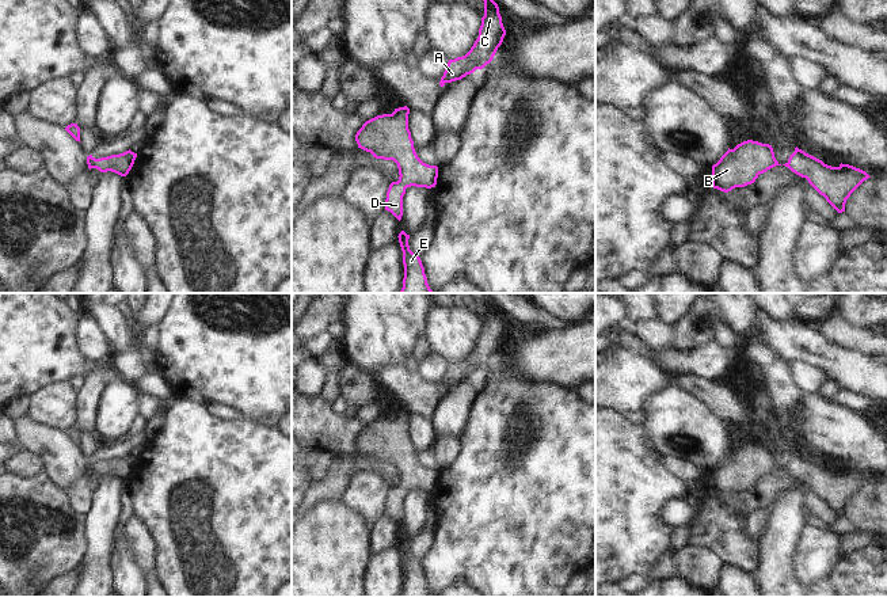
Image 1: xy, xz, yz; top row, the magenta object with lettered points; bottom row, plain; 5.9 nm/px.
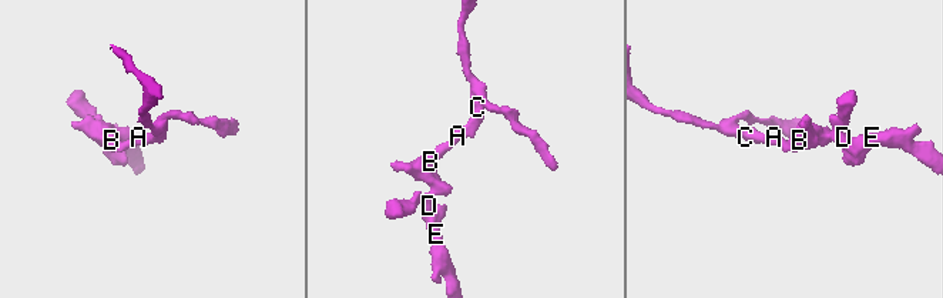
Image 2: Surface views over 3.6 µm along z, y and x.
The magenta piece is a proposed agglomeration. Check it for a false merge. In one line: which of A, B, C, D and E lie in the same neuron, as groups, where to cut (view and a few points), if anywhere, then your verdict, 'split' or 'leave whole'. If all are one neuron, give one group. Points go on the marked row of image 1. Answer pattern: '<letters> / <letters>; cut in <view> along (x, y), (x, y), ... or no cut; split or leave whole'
A B C D E; no cut; leave whole

